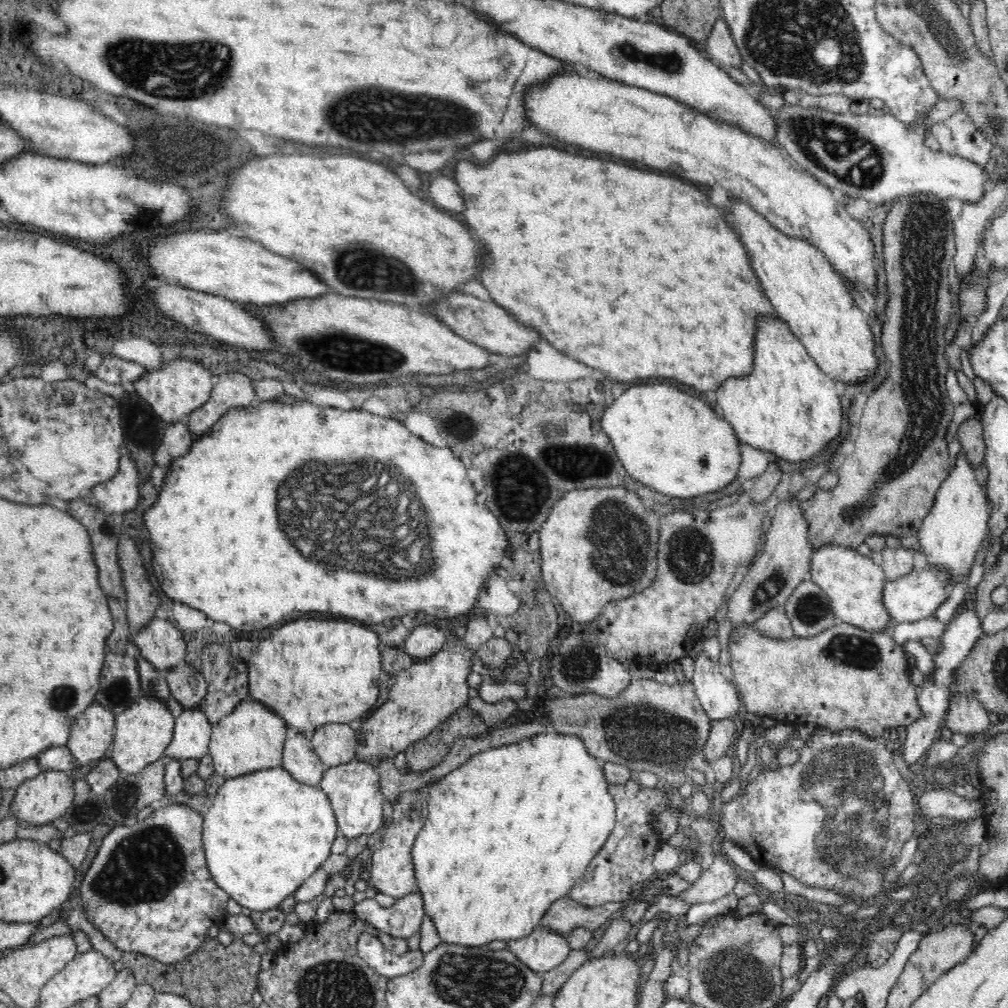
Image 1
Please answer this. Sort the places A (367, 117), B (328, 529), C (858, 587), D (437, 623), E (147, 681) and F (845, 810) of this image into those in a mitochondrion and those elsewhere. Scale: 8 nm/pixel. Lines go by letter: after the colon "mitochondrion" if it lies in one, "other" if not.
A: mitochondrion
B: mitochondrion
C: other
D: other
E: mitochondrion
F: mitochondrion

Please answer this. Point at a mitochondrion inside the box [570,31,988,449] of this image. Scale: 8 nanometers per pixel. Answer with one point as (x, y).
(827, 146)

